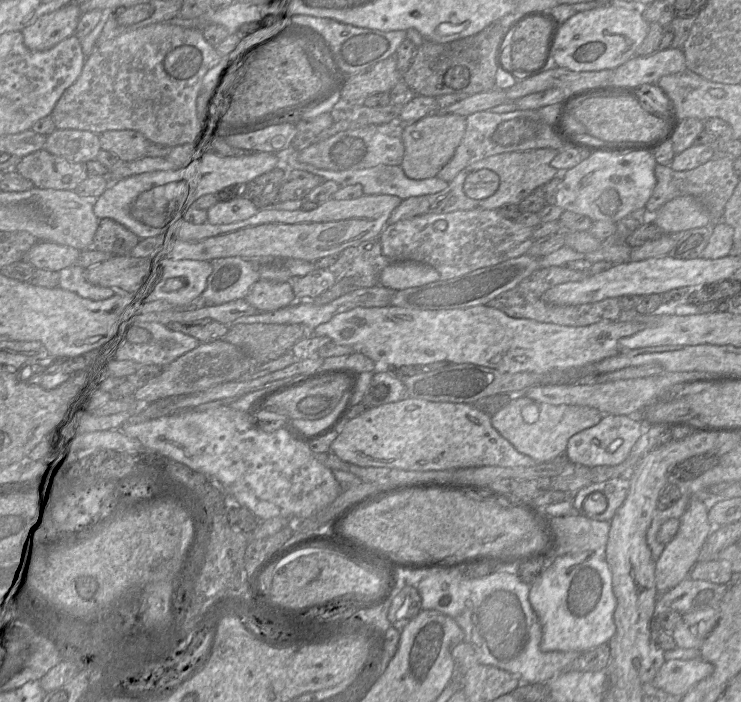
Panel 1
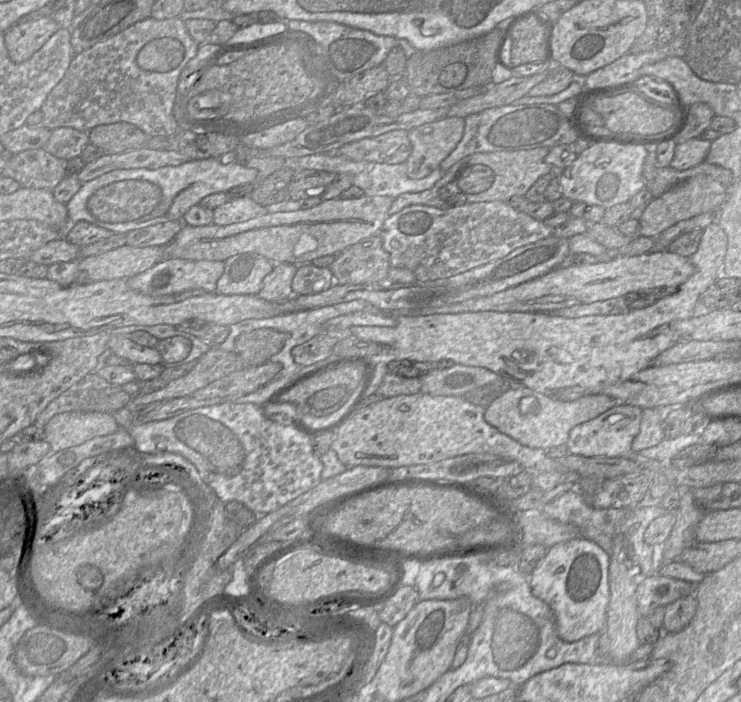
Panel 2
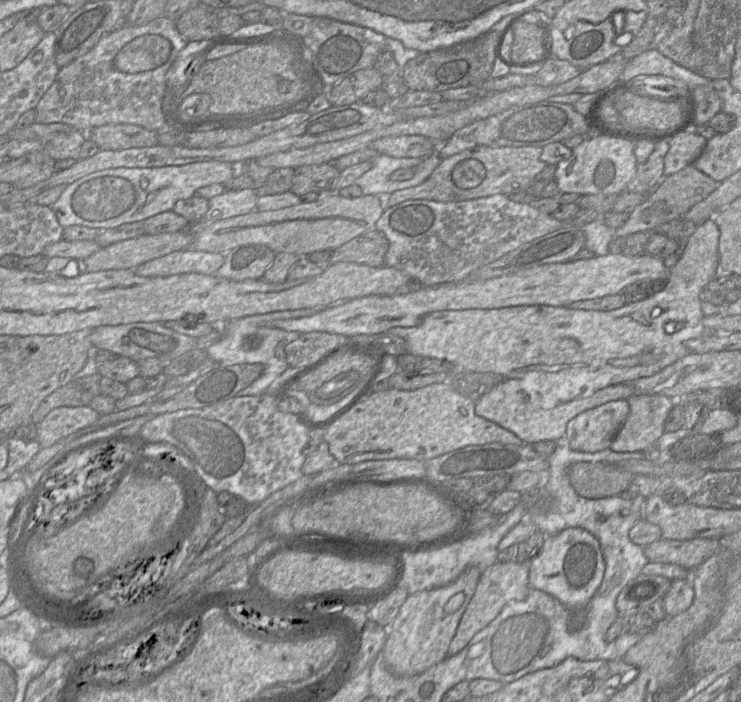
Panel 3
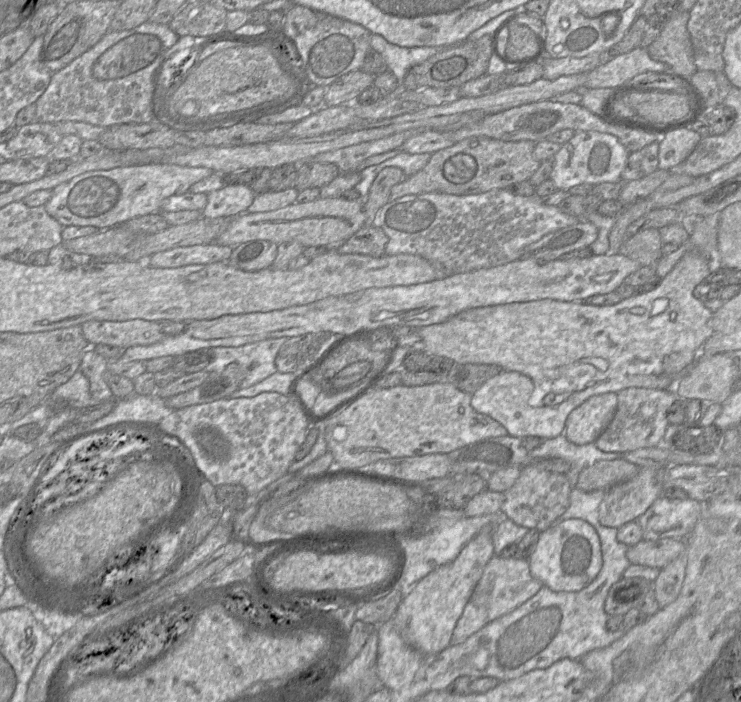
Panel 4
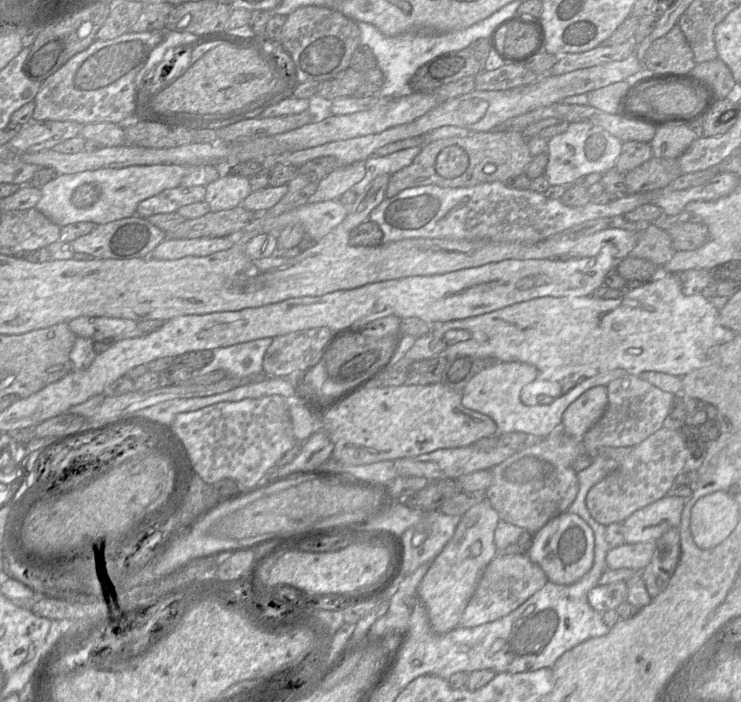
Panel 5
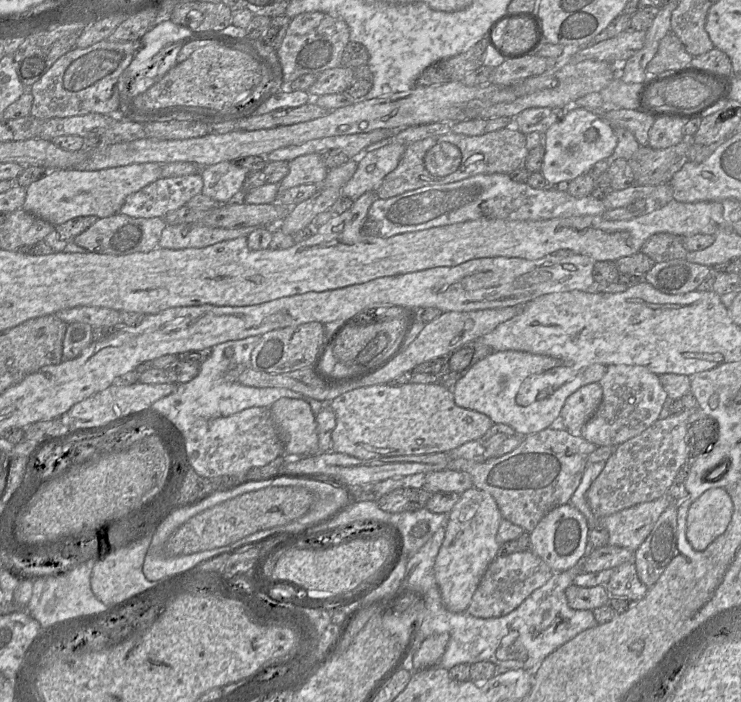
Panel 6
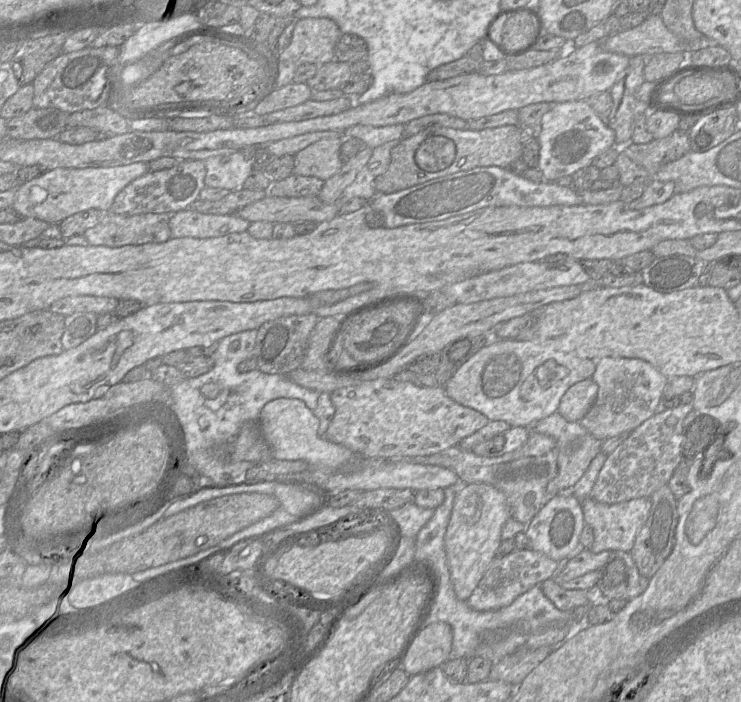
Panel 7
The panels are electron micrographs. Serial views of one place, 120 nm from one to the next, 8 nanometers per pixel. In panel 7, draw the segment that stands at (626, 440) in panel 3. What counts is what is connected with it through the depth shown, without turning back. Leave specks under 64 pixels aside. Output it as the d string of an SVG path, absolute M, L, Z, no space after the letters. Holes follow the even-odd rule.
M603 357L597 360L592 380L598 385L597 397L580 423L601 441L623 432L632 432L652 417L668 383L668 377L649 362L638 358L617 357Z

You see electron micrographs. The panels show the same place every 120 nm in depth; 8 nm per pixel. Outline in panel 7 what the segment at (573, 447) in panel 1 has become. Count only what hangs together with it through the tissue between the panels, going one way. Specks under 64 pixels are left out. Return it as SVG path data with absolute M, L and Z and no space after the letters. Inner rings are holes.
M590 379L572 385L563 395L558 412L568 421L580 422L594 404L598 385Z

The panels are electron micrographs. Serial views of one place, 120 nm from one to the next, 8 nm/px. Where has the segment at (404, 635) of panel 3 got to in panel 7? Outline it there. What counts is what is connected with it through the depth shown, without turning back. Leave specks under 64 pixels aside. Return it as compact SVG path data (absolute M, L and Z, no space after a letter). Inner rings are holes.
M486 483L460 484L445 533L445 551L451 582L456 597L467 601L497 557L502 542L502 529L511 517L506 497L496 487Z

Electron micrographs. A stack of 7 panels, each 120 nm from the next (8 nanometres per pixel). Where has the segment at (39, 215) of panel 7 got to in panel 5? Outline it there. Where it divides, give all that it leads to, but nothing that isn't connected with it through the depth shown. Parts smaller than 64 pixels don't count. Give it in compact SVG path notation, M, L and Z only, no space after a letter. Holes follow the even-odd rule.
M180 164L132 165L59 174L41 188L41 198L35 207L60 227L77 222L107 224L135 215L141 201L180 186L188 167Z

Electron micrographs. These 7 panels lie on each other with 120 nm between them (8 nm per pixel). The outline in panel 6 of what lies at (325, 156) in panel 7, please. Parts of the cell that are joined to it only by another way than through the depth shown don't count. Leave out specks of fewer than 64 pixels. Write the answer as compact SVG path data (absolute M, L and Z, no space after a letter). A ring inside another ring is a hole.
M321 153L302 155L289 162L289 173L279 185L282 191L303 184L320 186L328 171L322 162Z

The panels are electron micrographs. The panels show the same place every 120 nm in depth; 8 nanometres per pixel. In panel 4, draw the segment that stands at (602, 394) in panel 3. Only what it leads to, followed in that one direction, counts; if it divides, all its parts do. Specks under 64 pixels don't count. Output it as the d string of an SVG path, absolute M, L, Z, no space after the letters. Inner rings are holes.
M502 370L497 375L487 380L472 394L471 405L478 413L486 414L498 421L507 429L510 436L521 439L526 436L537 436L543 439L550 439L564 434L568 415L591 396L608 392L618 393L620 390L630 387L672 389L672 387L675 386L676 377L677 376L654 374L618 376L572 393L560 404L553 406L536 406L530 403L530 399L534 393L534 390L532 390L532 381L522 373Z

